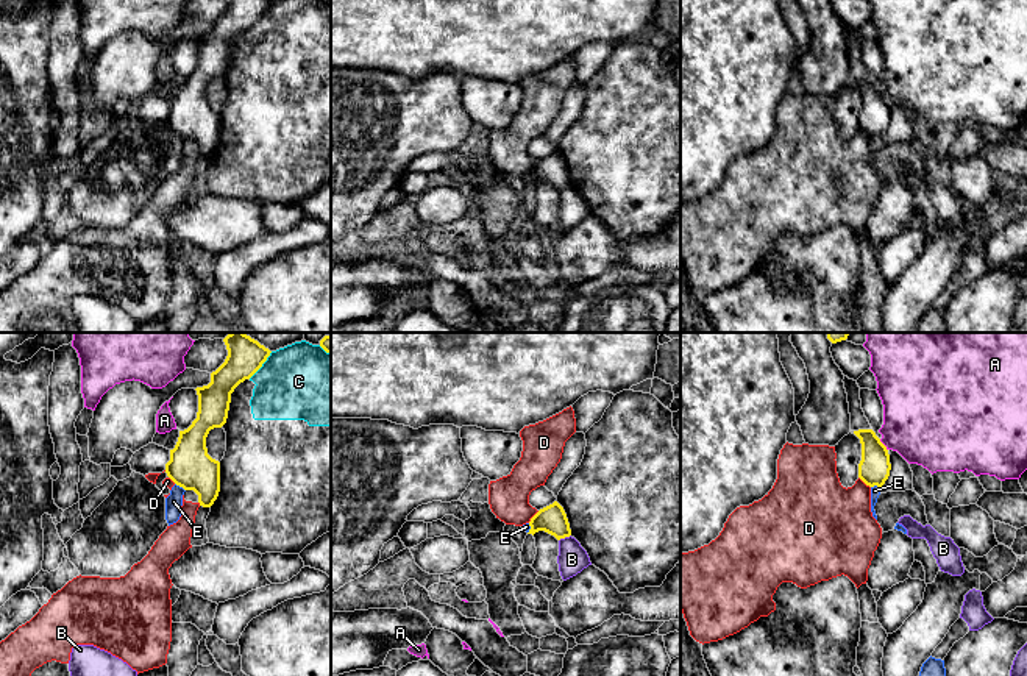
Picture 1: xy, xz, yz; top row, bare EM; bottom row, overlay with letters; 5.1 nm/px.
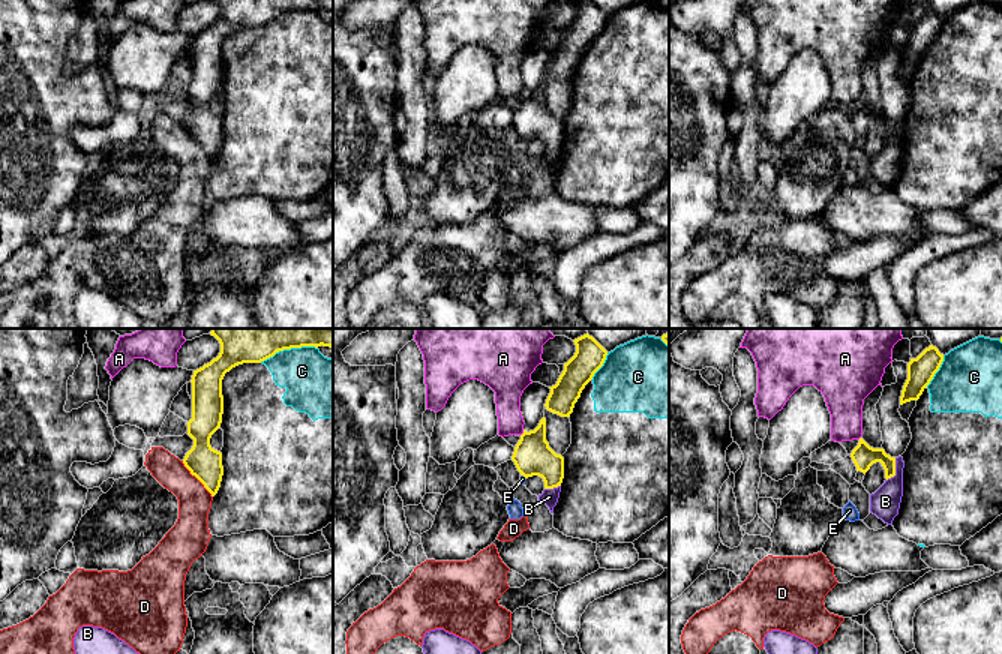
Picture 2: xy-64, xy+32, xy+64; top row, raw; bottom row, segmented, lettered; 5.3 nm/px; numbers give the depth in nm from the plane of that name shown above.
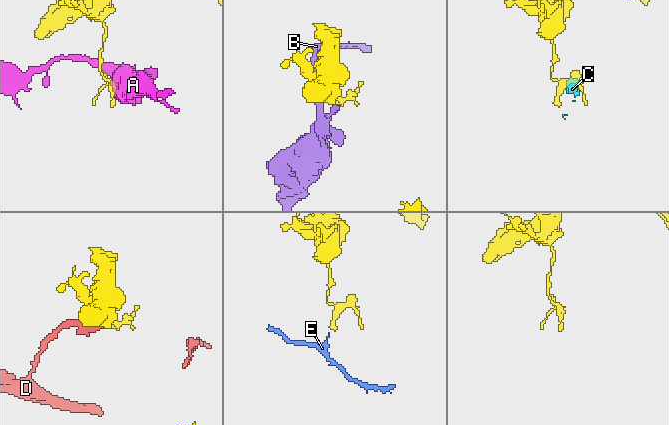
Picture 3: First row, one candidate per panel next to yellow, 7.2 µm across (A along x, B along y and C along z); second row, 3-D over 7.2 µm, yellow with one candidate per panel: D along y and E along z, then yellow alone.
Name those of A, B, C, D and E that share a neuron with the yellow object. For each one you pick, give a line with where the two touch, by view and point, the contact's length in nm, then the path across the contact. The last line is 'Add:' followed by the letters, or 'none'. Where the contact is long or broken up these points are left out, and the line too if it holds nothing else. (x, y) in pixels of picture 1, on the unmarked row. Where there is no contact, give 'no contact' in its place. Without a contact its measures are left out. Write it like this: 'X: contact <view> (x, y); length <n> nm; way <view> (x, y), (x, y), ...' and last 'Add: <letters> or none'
Add: none

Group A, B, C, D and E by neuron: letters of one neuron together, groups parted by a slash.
A / B / C / D / E

